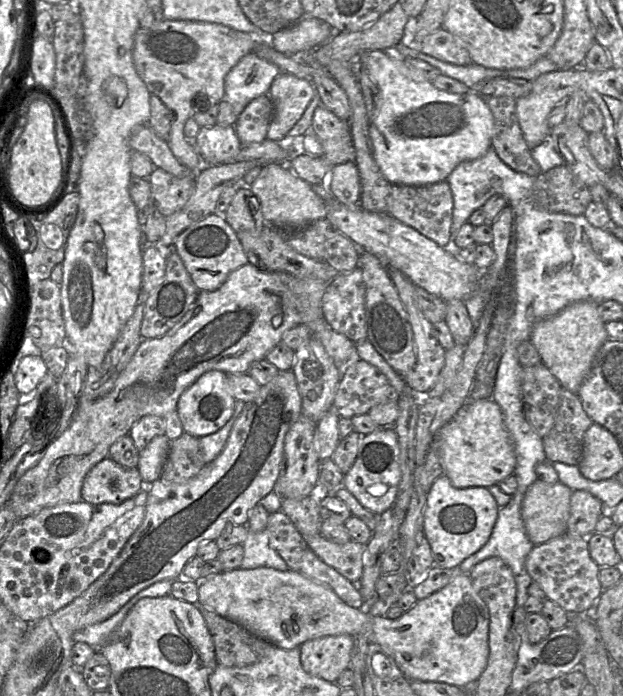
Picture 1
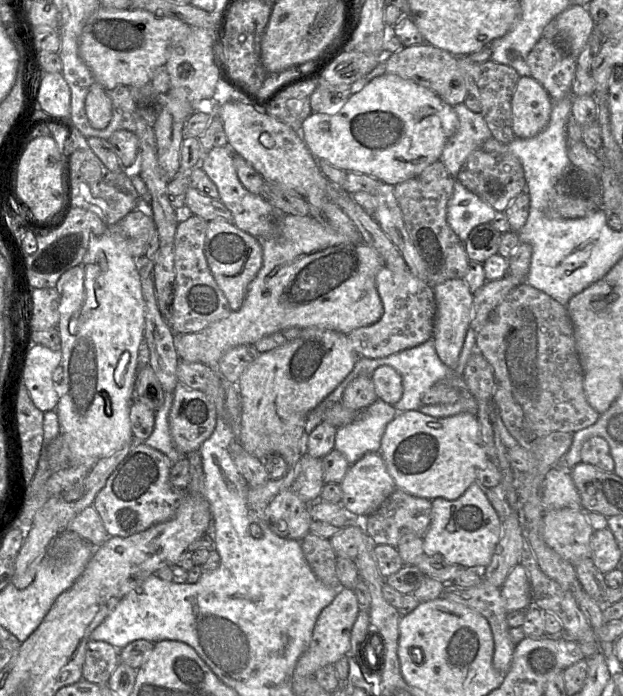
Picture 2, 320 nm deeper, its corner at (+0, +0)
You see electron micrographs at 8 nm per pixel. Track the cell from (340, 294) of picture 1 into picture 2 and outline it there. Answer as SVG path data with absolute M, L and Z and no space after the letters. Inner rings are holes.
M383 267L376 275L376 288L383 303L382 317L372 325L347 334L359 357L384 358L416 347L433 337L437 304L434 288L429 282L420 280L410 270L394 272Z

